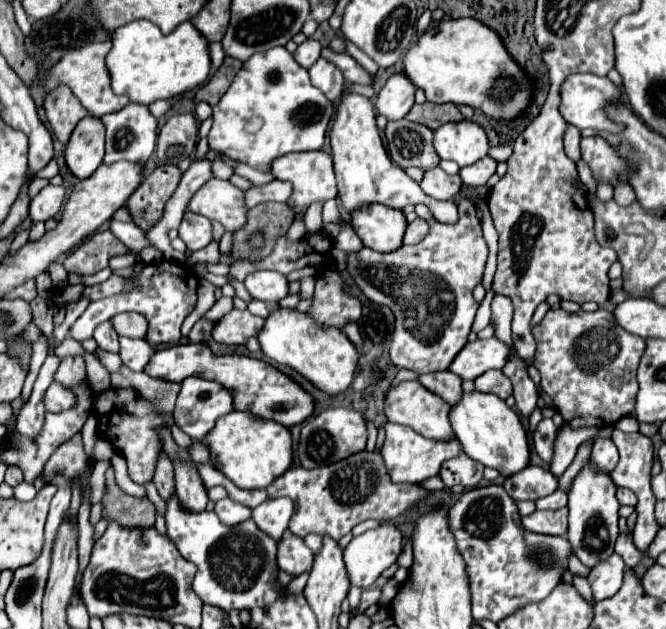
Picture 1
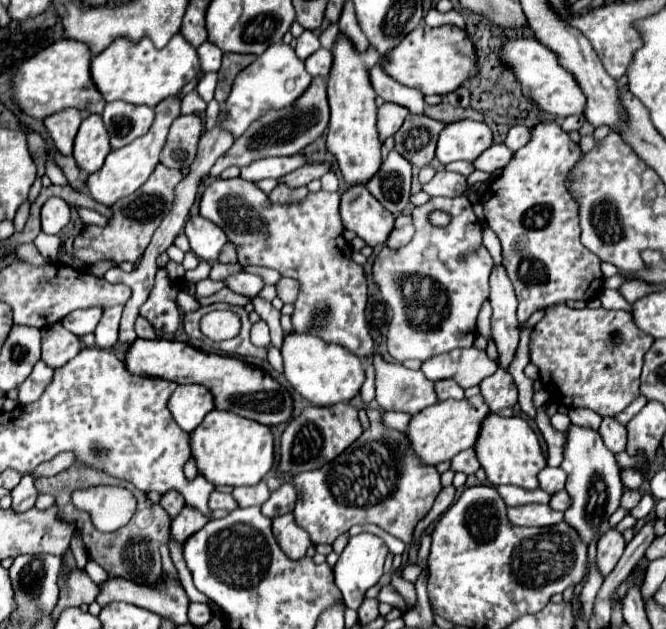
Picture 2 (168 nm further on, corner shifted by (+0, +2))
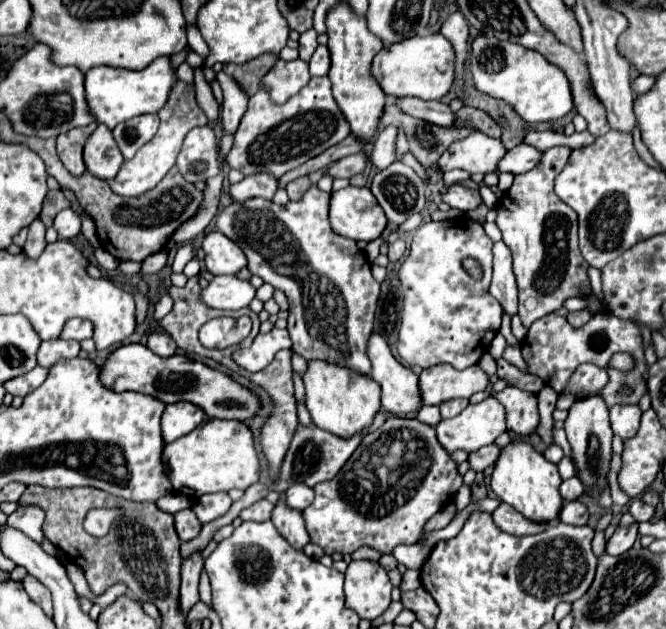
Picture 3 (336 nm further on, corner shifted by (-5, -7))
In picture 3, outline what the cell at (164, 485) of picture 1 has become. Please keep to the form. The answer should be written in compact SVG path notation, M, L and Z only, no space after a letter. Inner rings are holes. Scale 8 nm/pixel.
M190 508L180 510L178 514L174 514L174 518L176 518L176 532L178 532L180 540L186 542L186 540L192 540L192 538L196 538L200 534L202 524L196 518L196 514L192 514Z

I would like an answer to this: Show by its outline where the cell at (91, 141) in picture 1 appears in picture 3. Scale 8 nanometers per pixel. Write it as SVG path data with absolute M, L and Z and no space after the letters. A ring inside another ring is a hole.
M98 126L94 134L88 138L84 146L84 162L88 172L92 172L98 178L112 180L118 174L124 156L120 154L116 140L106 126Z

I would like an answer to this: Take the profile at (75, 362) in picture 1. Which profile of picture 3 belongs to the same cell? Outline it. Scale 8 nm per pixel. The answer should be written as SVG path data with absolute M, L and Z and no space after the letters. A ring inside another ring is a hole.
M56 338L56 340L40 342L40 348L36 352L36 360L40 366L48 368L48 366L52 366L52 362L58 362L62 358L76 358L78 352L80 352L80 342Z

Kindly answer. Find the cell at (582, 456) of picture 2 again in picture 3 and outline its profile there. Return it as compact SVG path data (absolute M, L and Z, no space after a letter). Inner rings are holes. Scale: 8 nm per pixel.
M594 394L584 398L582 402L576 402L568 412L564 430L568 434L568 442L572 444L572 458L580 470L580 480L586 484L586 488L606 486L606 474L612 454L612 428L610 428L608 406L604 398L600 394Z

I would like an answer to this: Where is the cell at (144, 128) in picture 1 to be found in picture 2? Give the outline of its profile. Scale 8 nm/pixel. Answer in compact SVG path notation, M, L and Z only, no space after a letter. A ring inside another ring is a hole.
M113 101L105 105L105 111L101 117L109 131L111 149L115 151L129 145L137 137L143 137L151 129L155 121L155 109L149 105Z

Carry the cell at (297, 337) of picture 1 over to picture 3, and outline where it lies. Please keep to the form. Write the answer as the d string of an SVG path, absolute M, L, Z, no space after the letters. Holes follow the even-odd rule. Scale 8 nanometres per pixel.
M310 362L308 372L304 374L304 386L306 386L306 408L312 416L314 426L338 436L338 438L352 438L354 434L362 434L364 428L368 428L374 422L374 416L380 410L380 384L374 382L370 376L352 374L352 370L340 370L338 366L332 366L328 362Z

